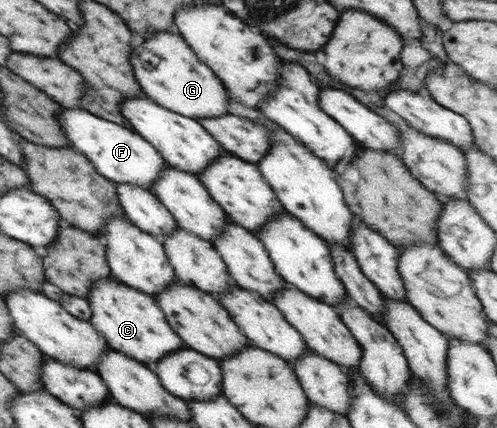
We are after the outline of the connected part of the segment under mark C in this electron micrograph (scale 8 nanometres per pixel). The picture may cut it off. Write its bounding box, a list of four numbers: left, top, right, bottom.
[87,277,184,367]

